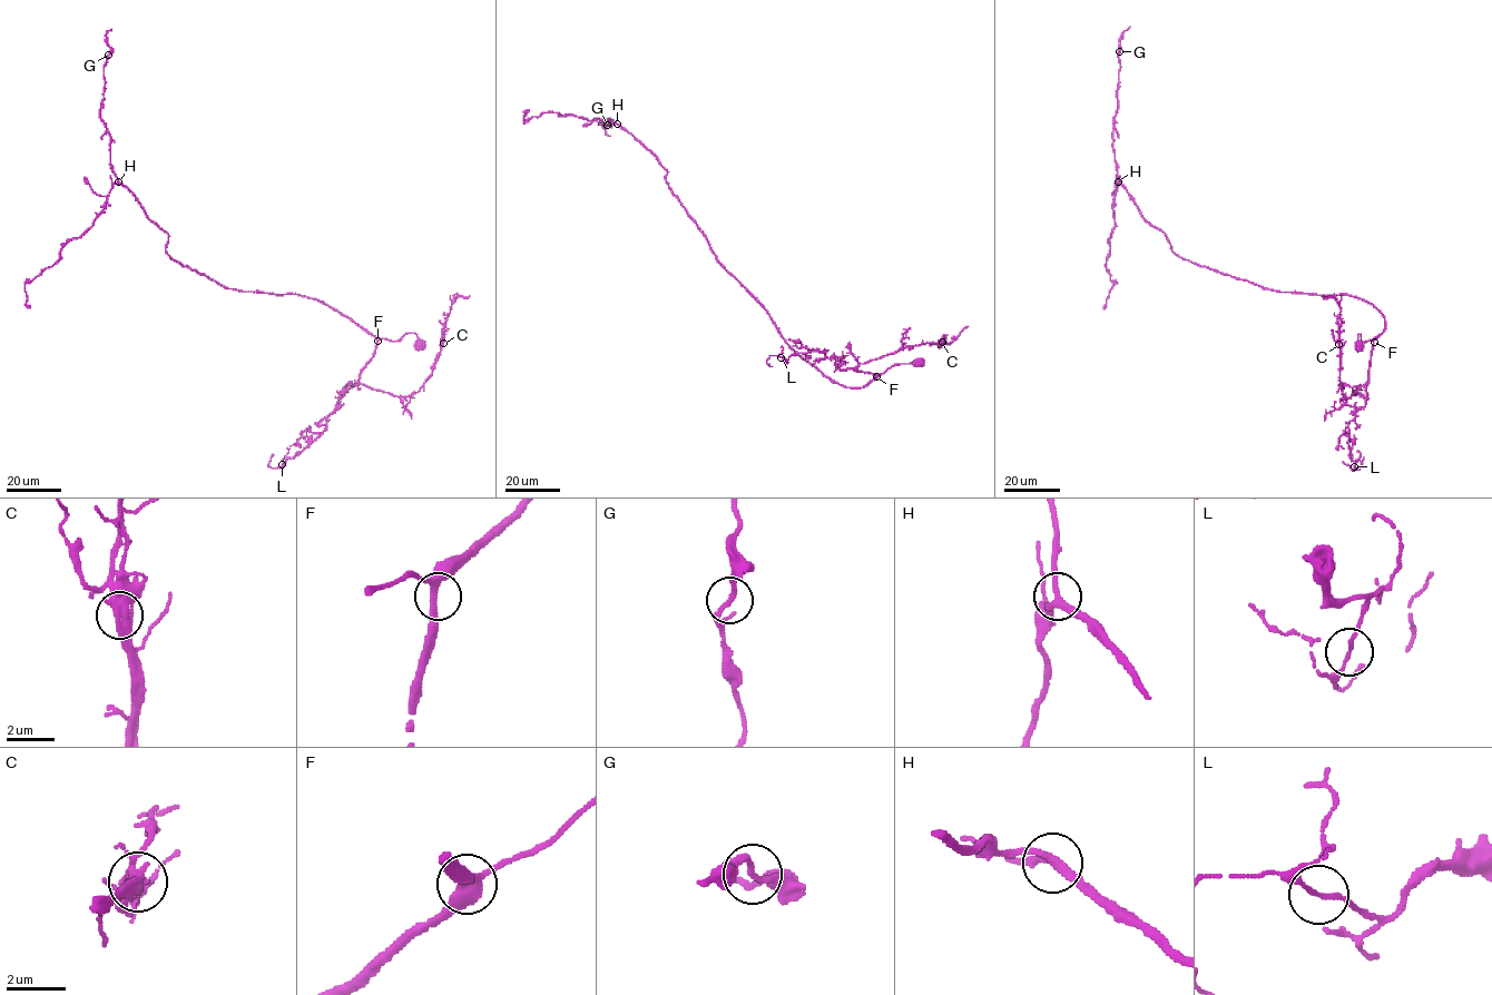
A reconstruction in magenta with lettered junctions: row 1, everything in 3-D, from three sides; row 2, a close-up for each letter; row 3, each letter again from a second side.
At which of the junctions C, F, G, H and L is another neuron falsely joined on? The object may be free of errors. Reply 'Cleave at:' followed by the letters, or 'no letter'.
Cleave at: C

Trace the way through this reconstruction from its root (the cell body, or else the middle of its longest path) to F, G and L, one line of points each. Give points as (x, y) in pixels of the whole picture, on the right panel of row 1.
F: (1360, 344), (1360, 334), (1362, 342), (1374, 342)
G: (1360, 344), (1385, 329), (1370, 303), (1198, 266), (1142, 217), (1112, 147), (1119, 51)
L: (1360, 344), (1360, 334), (1362, 342), (1373, 341), (1366, 403), (1347, 425), (1354, 468)

